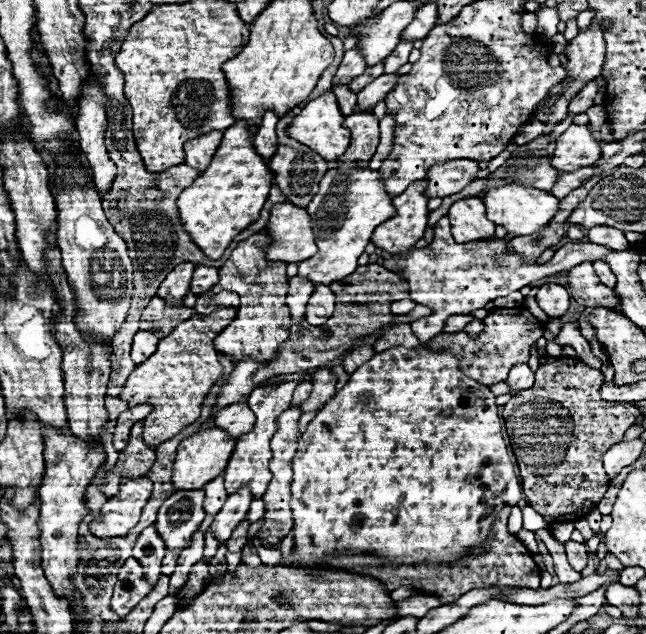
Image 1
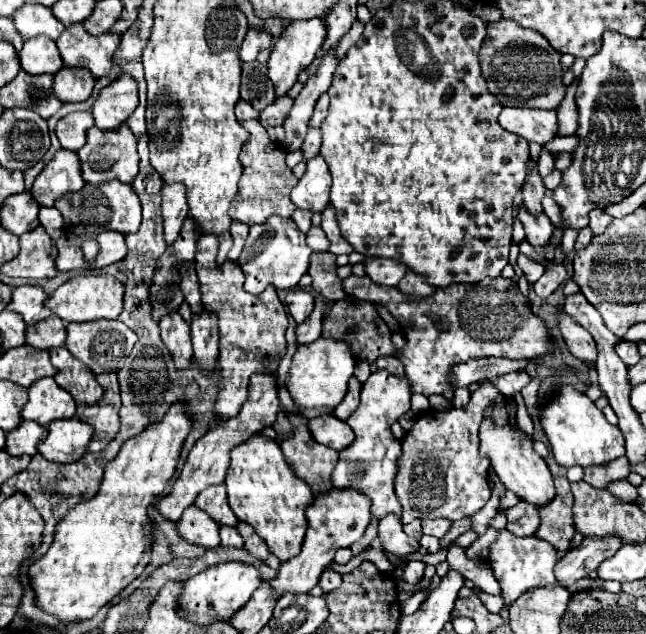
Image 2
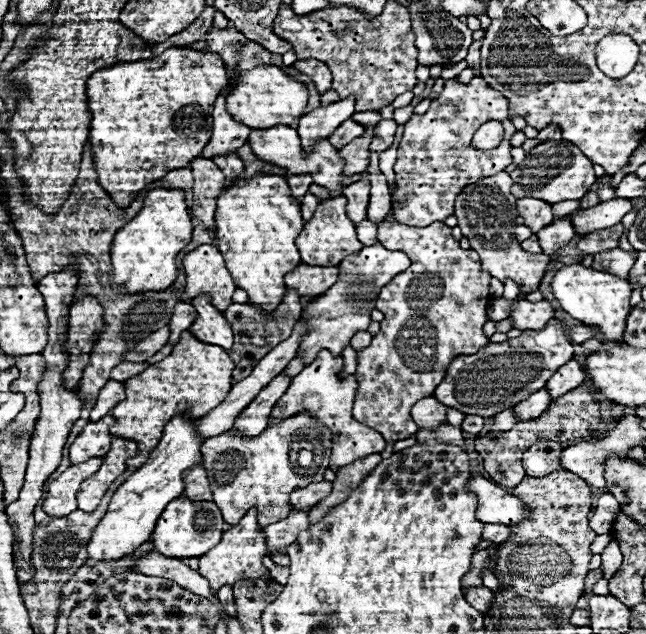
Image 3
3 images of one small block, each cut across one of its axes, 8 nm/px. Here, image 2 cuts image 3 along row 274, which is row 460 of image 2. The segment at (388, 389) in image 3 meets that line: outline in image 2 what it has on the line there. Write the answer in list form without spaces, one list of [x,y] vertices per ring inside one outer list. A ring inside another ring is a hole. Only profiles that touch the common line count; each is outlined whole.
[[[484,382],[470,396],[470,402],[464,408],[428,410],[426,414],[430,416],[416,420],[410,432],[406,432],[394,480],[404,524],[410,524],[416,518],[462,520],[478,512],[490,500],[490,486],[486,478],[490,460],[478,452],[478,430],[488,408],[492,408],[492,422],[496,426],[508,424],[506,400],[492,382]]]

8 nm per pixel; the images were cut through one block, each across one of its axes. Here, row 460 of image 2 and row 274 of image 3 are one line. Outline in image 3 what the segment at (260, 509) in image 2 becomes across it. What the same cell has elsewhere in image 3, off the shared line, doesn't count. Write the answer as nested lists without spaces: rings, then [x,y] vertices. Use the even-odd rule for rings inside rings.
[[[256,174],[252,180],[238,180],[222,192],[216,208],[218,248],[234,284],[246,290],[248,304],[274,312],[284,300],[284,276],[300,264],[294,240],[302,228],[304,220],[300,204],[290,194],[290,186],[284,176]]]

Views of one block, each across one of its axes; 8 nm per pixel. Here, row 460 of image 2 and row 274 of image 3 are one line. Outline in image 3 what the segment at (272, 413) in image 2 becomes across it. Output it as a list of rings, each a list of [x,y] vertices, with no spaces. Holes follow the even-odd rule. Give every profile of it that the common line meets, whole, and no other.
[[[202,244],[188,252],[182,260],[186,270],[186,288],[182,300],[192,300],[200,292],[212,298],[212,304],[222,312],[232,304],[232,292],[236,290],[220,250],[212,244]]]

